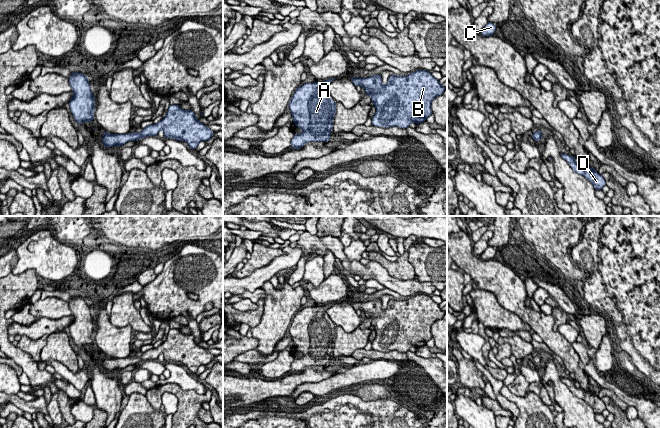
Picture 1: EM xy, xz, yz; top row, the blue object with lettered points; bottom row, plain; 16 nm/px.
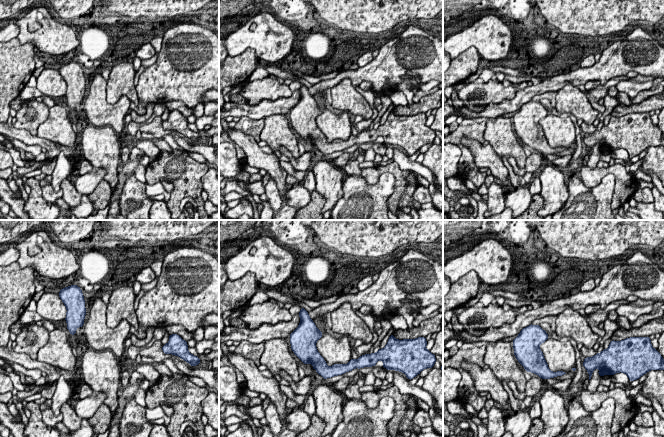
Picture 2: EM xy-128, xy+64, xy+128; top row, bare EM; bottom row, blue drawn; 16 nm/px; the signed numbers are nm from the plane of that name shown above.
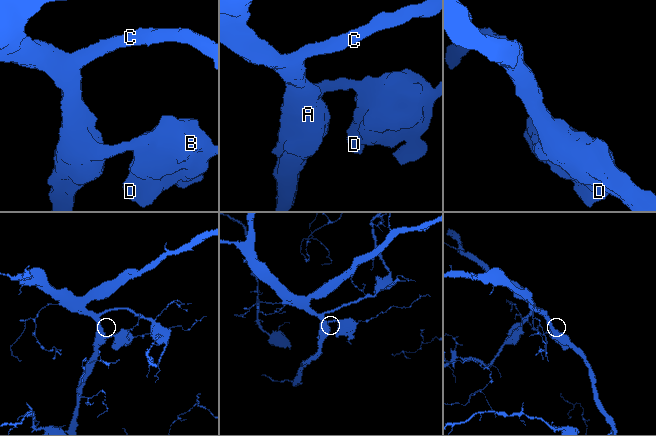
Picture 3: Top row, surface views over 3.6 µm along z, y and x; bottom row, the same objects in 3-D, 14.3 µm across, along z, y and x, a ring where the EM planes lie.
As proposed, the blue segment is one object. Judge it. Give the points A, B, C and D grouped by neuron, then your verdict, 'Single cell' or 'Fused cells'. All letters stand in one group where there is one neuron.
Groups: A B C D. Single cell

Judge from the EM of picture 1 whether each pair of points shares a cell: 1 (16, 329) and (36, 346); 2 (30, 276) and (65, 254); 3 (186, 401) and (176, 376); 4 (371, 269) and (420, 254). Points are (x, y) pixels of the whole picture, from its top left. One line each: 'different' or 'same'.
1: different
2: different
3: different
4: different

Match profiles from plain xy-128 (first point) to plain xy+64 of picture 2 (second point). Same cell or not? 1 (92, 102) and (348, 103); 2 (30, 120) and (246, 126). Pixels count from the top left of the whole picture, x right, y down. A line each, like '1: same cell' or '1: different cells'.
1: different cells
2: same cell

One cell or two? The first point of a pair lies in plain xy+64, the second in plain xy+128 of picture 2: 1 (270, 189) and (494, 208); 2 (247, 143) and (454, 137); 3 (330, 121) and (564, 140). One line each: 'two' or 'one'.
1: one
2: two
3: one

